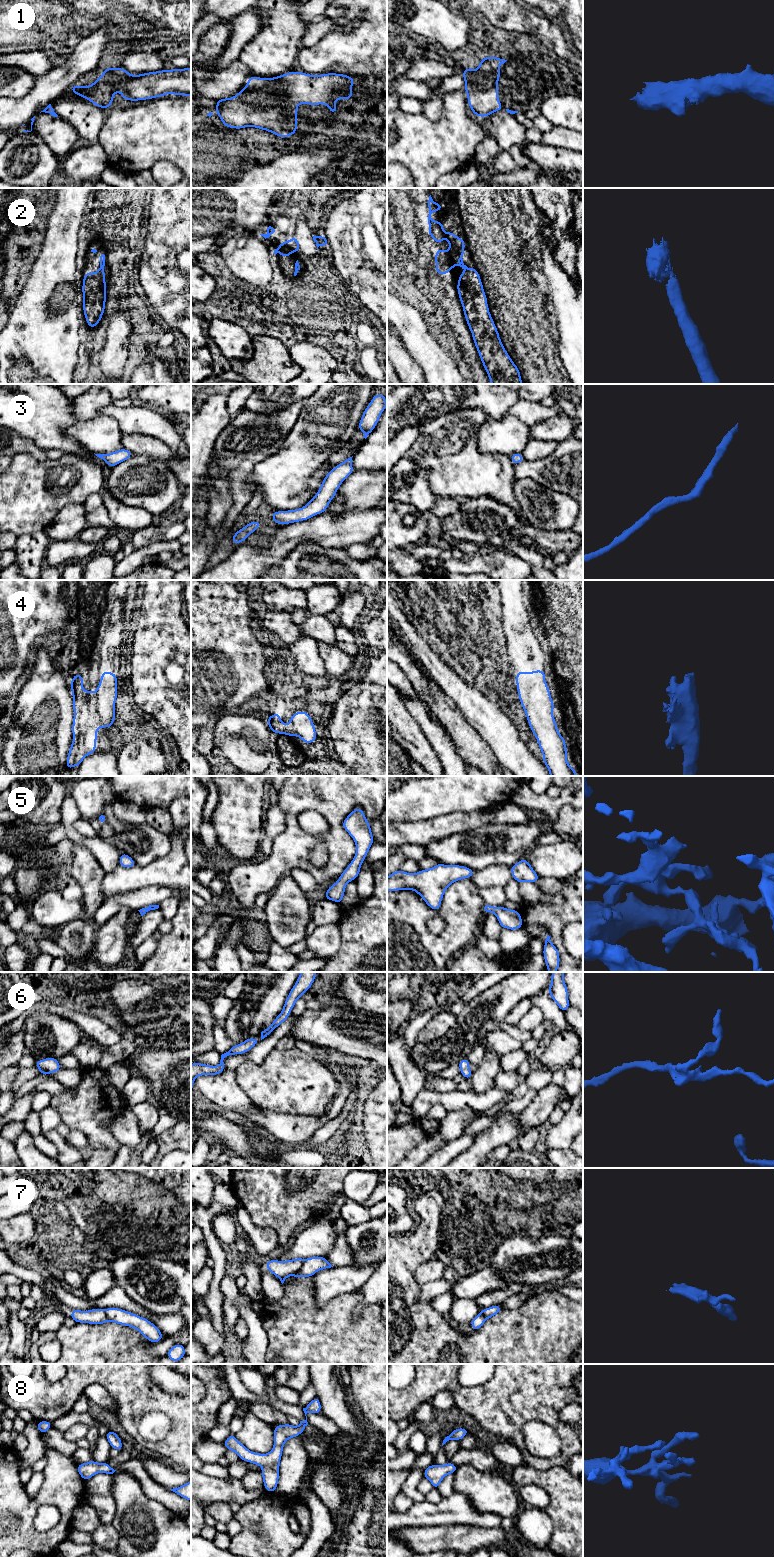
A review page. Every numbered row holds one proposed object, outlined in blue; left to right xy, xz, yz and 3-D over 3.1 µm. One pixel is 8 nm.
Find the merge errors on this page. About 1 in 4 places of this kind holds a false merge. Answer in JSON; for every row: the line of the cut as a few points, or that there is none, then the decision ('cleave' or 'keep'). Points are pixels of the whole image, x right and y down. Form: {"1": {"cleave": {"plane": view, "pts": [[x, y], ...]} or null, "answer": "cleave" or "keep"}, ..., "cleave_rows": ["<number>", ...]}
{"1": {"cleave": null, "answer": "keep"}, "2": {"cleave": null, "answer": "keep"}, "3": {"cleave": null, "answer": "keep"}, "4": {"cleave": null, "answer": "keep"}, "5": {"cleave": null, "answer": "keep"}, "6": {"cleave": null, "answer": "keep"}, "7": {"cleave": {"plane": "xz", "pts": [[305, 1259], [301, 1267], [293, 1275]]}, "answer": "cleave"}, "8": {"cleave": null, "answer": "keep"}, "cleave_rows": ["7"]}

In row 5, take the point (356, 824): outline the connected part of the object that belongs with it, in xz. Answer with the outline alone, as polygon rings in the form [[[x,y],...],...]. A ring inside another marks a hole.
[[[361,808],[354,809],[343,821],[342,827],[355,841],[356,854],[348,867],[338,877],[339,880],[326,890],[324,898],[339,904],[342,903],[346,884],[357,878],[361,865],[374,843],[371,826]]]

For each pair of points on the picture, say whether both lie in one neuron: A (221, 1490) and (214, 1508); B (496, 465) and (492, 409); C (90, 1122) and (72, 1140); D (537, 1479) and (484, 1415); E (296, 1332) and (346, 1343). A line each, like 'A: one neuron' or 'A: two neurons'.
A: two neurons
B: two neurons
C: two neurons
D: two neurons
E: one neuron

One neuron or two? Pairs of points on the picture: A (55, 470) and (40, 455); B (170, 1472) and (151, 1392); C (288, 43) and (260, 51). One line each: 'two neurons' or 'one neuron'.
A: two neurons
B: two neurons
C: one neuron

